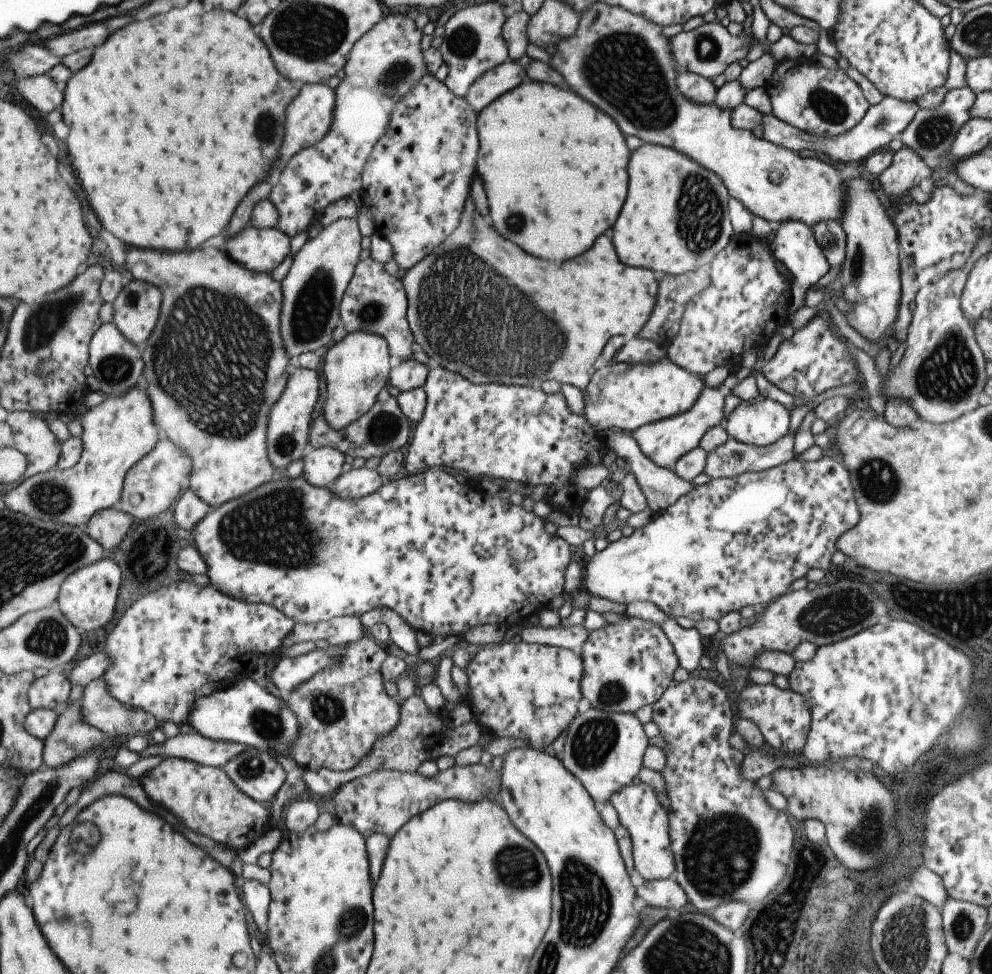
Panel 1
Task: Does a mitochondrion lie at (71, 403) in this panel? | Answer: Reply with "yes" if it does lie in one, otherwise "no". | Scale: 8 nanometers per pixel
no

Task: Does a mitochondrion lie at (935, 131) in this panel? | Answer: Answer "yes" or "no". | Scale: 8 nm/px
yes

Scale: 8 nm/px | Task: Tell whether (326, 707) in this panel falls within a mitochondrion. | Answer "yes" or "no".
yes

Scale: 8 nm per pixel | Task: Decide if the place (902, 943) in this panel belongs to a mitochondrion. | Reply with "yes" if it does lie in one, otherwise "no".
yes

